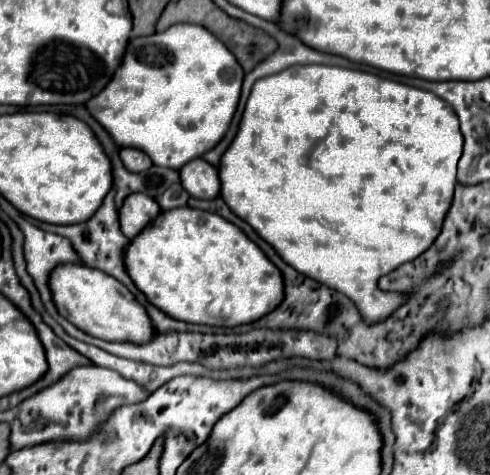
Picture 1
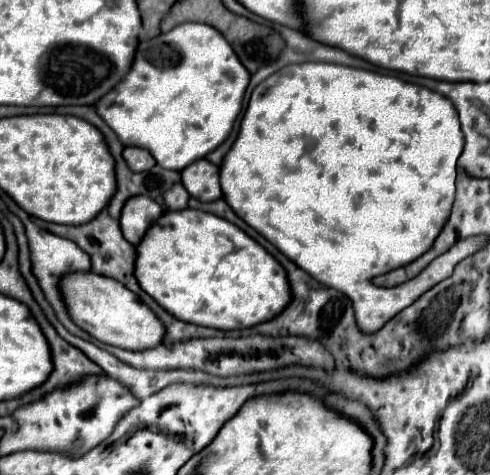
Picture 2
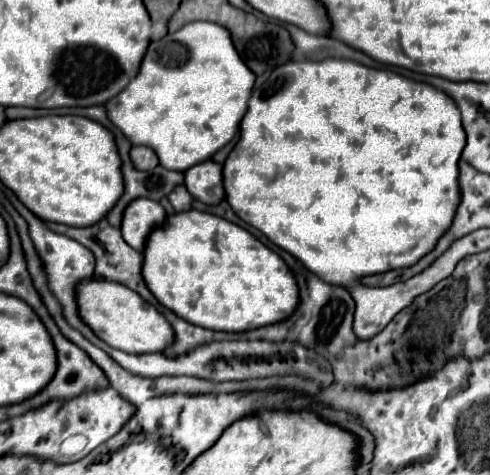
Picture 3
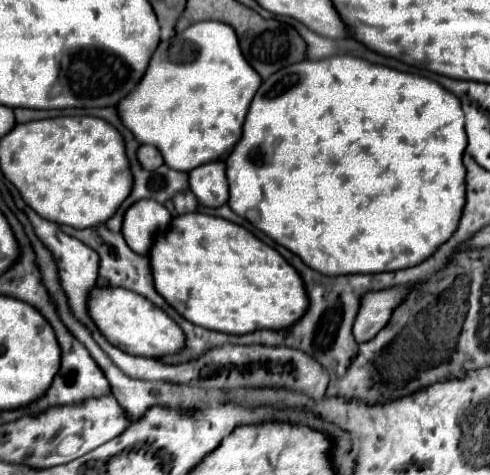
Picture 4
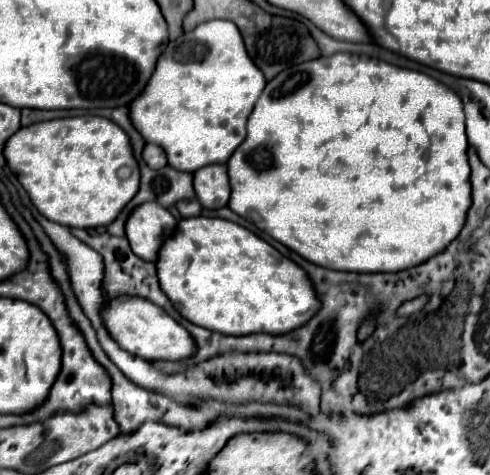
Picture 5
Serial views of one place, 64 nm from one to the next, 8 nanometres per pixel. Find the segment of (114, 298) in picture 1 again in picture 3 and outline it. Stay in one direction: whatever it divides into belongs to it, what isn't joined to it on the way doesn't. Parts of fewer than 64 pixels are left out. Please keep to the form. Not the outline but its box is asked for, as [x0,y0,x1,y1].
[78,280,174,354]

